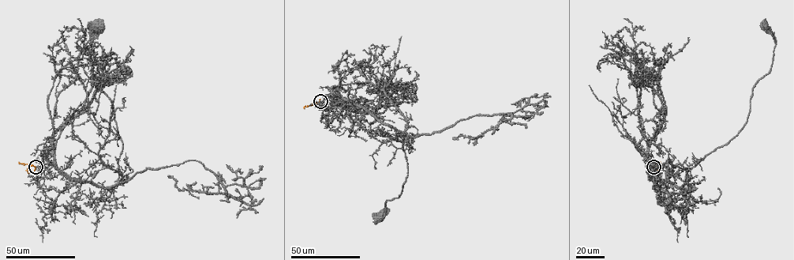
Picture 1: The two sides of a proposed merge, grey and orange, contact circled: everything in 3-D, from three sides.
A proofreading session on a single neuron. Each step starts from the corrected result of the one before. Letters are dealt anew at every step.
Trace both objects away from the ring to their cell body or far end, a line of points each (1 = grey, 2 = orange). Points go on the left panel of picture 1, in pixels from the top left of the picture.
1: (35, 167), (56, 166), (71, 178), (99, 186), (118, 180), (122, 142), (91, 44), (99, 26)
2: (35, 167), (18, 162)

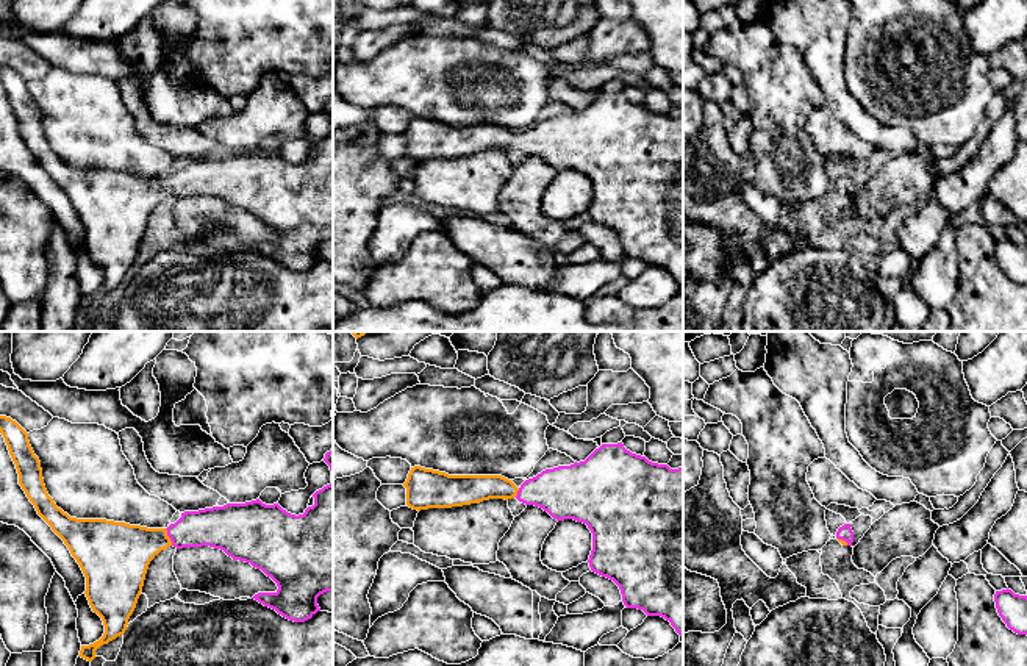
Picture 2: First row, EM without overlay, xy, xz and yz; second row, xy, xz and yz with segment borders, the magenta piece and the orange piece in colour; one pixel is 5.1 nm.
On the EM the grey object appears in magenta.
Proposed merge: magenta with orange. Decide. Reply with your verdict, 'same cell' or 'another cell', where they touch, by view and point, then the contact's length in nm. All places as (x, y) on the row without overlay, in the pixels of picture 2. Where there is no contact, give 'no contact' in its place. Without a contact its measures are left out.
same cell; meets magenta in xy at (168, 185); contact 100 nm long

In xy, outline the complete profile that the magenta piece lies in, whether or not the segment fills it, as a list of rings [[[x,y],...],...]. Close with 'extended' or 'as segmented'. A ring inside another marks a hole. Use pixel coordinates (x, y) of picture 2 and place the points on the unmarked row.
[[[0,66],[0,83],[19,124],[19,134],[25,141],[38,164],[64,191],[86,227],[86,247],[94,263],[105,275],[103,286],[89,295],[81,295],[81,308],[92,311],[95,300],[123,285],[142,242],[150,211],[169,195],[177,199],[209,195],[224,200],[233,209],[250,213],[270,227],[278,239],[258,242],[252,249],[275,260],[294,272],[305,272],[317,261],[317,247],[333,241],[333,100],[324,111],[330,116],[331,133],[313,144],[314,155],[303,164],[291,164],[278,153],[266,155],[259,149],[245,153],[227,153],[199,161],[184,161],[167,178],[147,178],[106,169],[70,167],[56,156],[48,145],[41,111],[34,105],[28,83],[11,67]]] | extended

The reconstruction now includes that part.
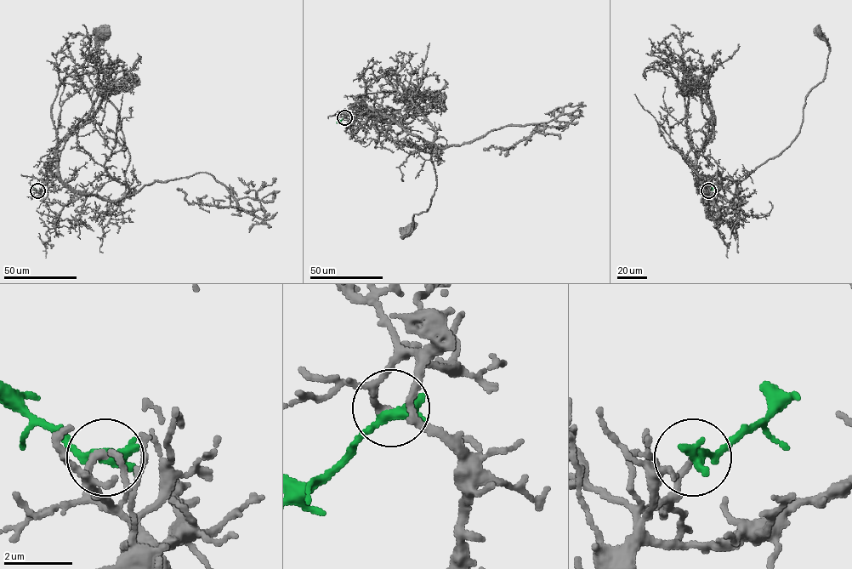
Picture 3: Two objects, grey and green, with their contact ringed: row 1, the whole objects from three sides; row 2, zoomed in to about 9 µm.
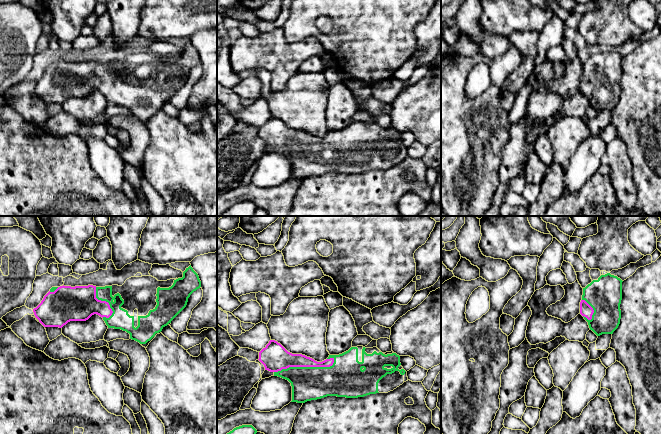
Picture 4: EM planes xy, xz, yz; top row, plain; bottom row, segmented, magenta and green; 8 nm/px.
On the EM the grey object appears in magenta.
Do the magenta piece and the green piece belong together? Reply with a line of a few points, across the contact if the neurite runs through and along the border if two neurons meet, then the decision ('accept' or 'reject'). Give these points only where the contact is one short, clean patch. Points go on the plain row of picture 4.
accept

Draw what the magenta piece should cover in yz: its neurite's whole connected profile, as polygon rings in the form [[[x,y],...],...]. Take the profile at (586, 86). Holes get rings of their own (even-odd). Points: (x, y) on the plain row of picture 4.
[[[607,49],[583,64],[580,90],[597,112],[613,110],[620,100],[622,58]]]

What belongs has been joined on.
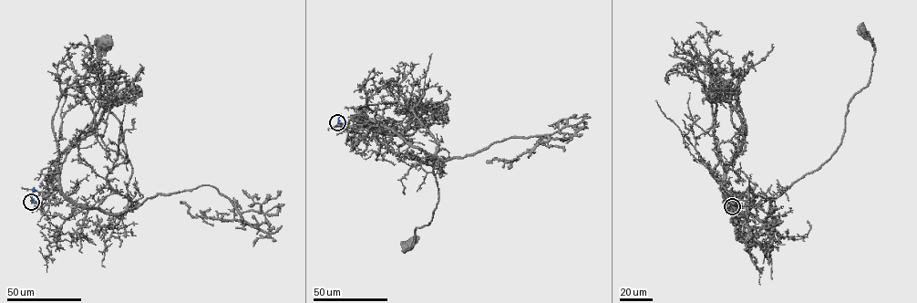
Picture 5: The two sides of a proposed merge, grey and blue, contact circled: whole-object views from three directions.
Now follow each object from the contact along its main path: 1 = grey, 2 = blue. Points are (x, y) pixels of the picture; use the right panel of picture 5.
1: (732, 207), (734, 224), (739, 215), (763, 220), (836, 150), (872, 67), (860, 31)
2: (732, 207), (722, 192)

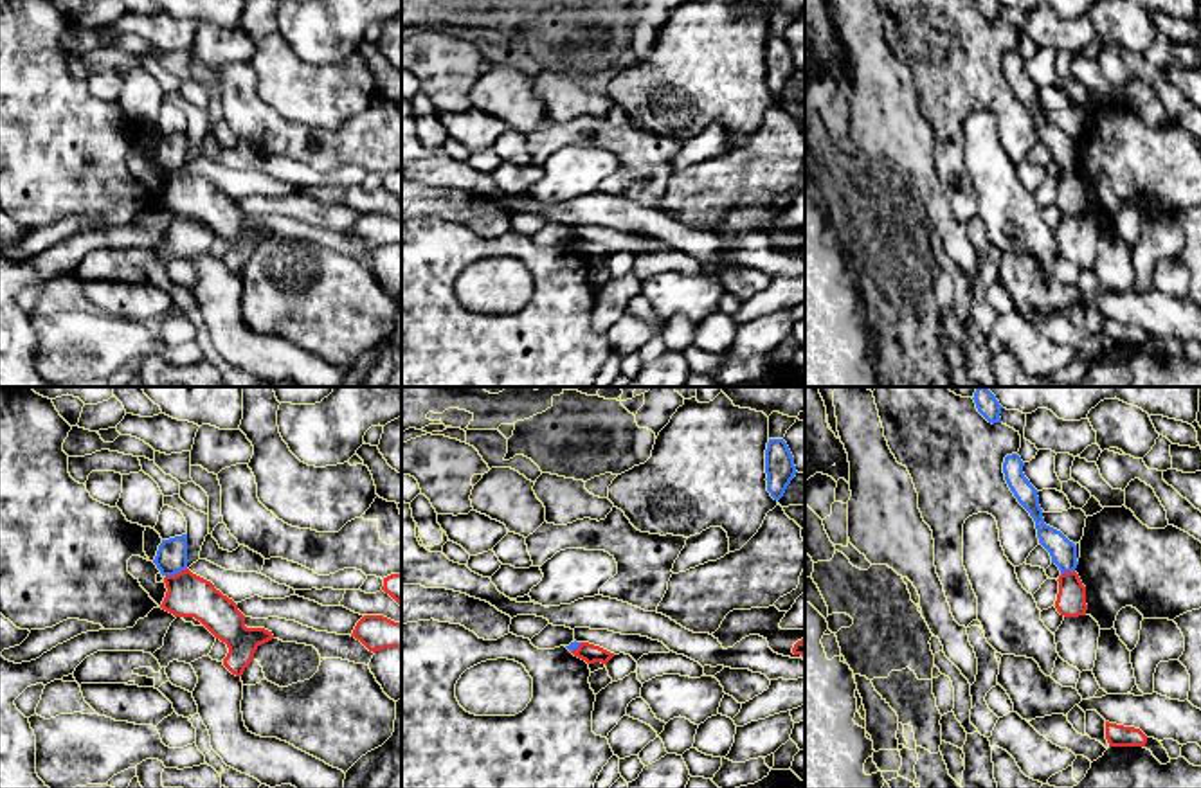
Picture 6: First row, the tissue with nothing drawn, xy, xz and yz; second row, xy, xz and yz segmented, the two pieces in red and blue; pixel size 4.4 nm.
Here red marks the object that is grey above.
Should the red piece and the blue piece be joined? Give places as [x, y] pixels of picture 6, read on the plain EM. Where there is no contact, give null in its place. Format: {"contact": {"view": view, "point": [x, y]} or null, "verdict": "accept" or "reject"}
{"contact": {"view": "xy", "point": [175, 171]}, "verdict": "reject"}

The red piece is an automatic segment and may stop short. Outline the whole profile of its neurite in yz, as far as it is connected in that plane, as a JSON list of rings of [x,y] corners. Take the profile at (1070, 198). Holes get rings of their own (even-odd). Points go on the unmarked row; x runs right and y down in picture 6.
[[[1064,169],[1059,173],[1059,191],[1055,205],[1064,214],[1086,212],[1086,184],[1082,182],[1079,171]]]

